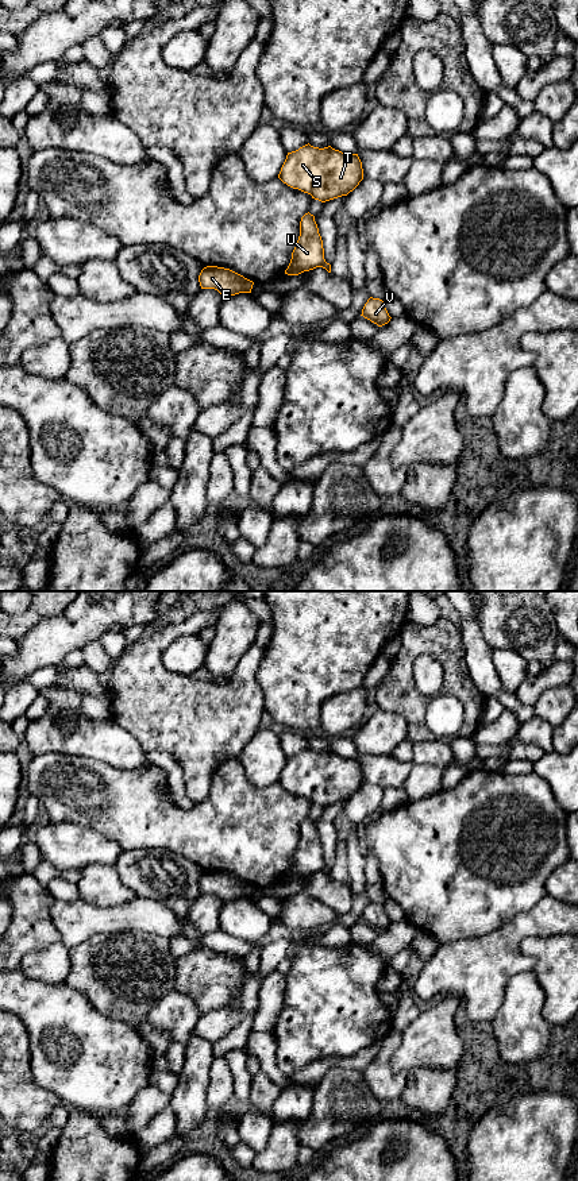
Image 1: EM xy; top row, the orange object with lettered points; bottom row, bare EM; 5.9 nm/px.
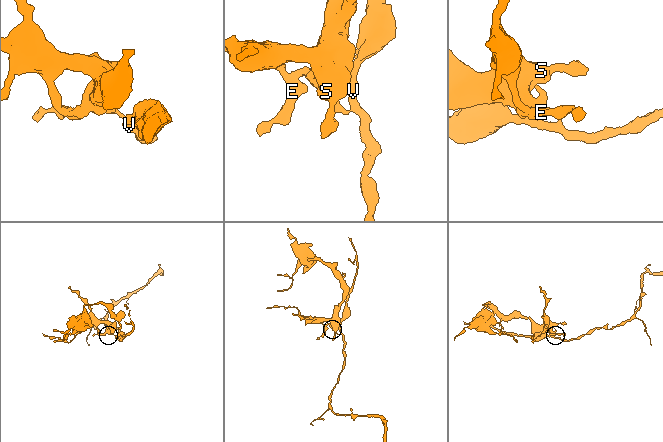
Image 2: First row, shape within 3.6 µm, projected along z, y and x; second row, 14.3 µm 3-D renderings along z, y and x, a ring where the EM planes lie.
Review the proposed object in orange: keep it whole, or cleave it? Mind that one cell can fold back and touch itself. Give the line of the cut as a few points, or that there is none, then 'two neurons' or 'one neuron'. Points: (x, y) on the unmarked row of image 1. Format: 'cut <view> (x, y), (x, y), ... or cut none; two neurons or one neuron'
cut xy (324, 865), (320, 871); two neurons

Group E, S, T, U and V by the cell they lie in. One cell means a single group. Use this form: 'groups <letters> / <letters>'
groups E S T U / V

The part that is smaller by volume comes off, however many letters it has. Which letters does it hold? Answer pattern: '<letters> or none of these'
V

